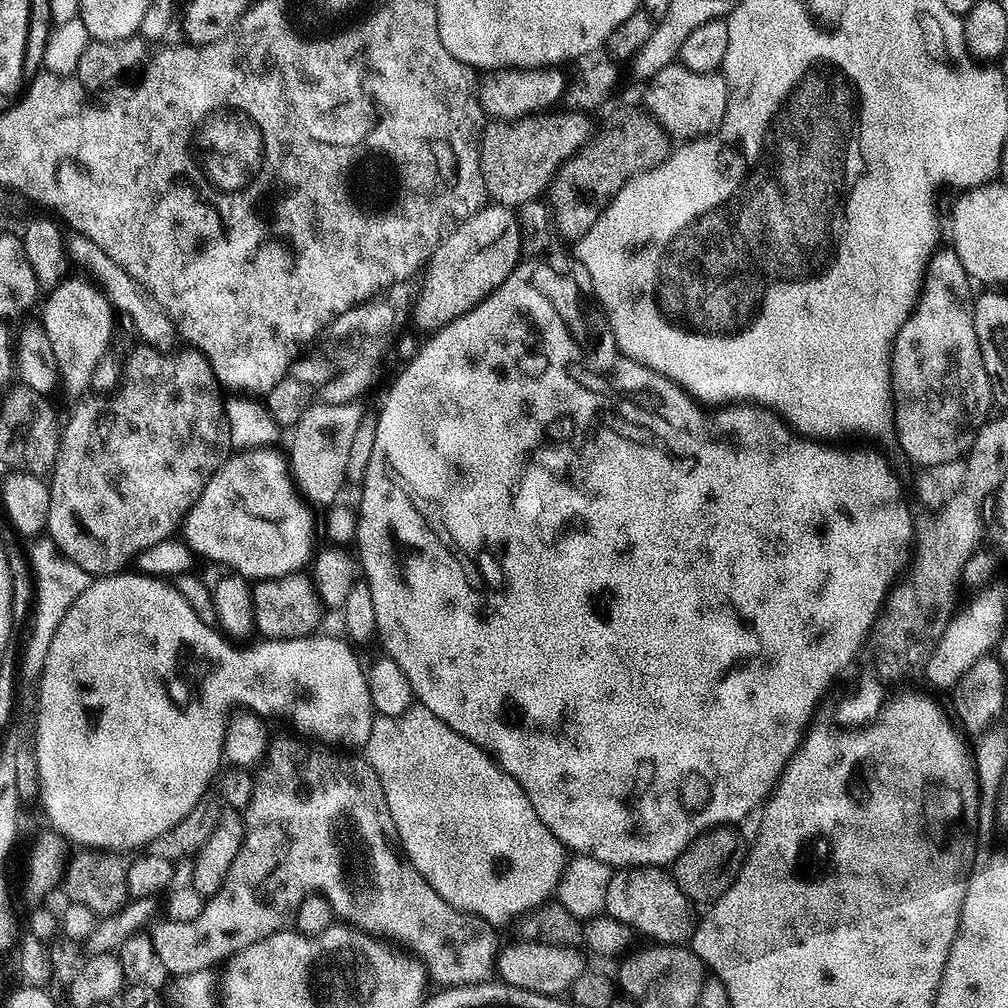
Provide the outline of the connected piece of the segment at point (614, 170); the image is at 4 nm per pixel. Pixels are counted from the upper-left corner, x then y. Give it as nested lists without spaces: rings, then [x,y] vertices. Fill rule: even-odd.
[[[643,107],[620,108],[587,142],[556,171],[548,185],[546,203],[550,209],[551,227],[564,240],[575,242],[598,222],[618,190],[643,172],[666,162],[674,147],[669,134]]]

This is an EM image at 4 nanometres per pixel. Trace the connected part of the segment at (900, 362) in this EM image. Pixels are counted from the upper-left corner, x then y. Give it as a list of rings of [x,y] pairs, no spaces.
[[[944,246],[932,253],[932,261],[928,264],[928,270],[924,274],[924,286],[917,300],[915,308],[912,309],[908,320],[898,330],[896,340],[892,343],[892,415],[894,417],[894,440],[900,443],[900,448],[920,468],[938,466],[942,462],[960,460],[971,448],[978,430],[990,418],[988,412],[994,408],[994,389],[992,380],[986,374],[986,366],[982,362],[982,354],[978,346],[978,334],[974,334],[974,281],[966,274],[958,254],[953,252],[951,247]]]

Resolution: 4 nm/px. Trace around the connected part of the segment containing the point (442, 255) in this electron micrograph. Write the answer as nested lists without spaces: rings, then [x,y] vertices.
[[[492,202],[480,208],[473,216],[467,216],[445,235],[423,269],[424,281],[420,284],[420,290],[418,286],[418,291],[414,296],[410,315],[411,323],[416,323],[424,334],[431,334],[446,327],[450,322],[454,322],[454,318],[474,310],[474,306],[478,306],[490,293],[498,290],[502,282],[506,282],[506,278],[516,269],[516,265],[521,263],[520,252],[522,253],[520,223],[513,209],[503,208],[501,204]]]

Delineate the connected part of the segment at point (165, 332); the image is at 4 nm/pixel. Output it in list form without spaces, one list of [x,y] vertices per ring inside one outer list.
[[[69,231],[66,236],[66,247],[69,261],[75,267],[77,264],[85,272],[81,273],[99,288],[100,293],[108,299],[109,304],[117,313],[125,312],[132,319],[137,334],[146,339],[143,341],[160,342],[156,340],[168,340],[174,336],[174,325],[168,317],[168,313],[161,312],[148,299],[140,285],[134,282],[134,278],[130,278],[130,274],[126,274],[126,270],[122,270],[122,266],[118,266],[118,262],[113,262],[99,246],[94,246],[94,242],[90,242],[90,238],[86,238],[80,232]]]

